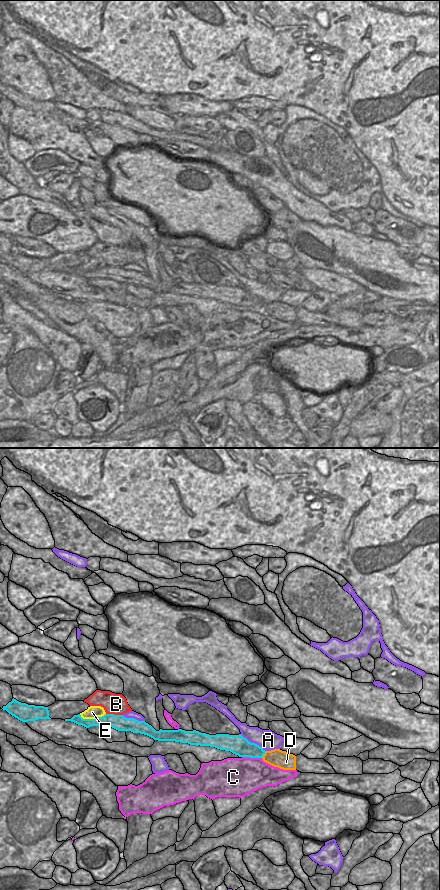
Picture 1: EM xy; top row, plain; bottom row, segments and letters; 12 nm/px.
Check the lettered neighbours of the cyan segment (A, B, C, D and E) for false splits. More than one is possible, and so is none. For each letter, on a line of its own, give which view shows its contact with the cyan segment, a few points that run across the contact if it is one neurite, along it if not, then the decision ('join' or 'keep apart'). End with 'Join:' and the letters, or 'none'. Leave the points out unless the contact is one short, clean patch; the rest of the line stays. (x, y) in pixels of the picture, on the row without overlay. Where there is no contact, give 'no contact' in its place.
A: meets cyan in xy; keep apart
B: meets cyan in xy; keep apart
C: meets cyan in xy; keep apart
D: meets cyan in xy; keep apart
E: meets cyan in xy; keep apart
Join: none

